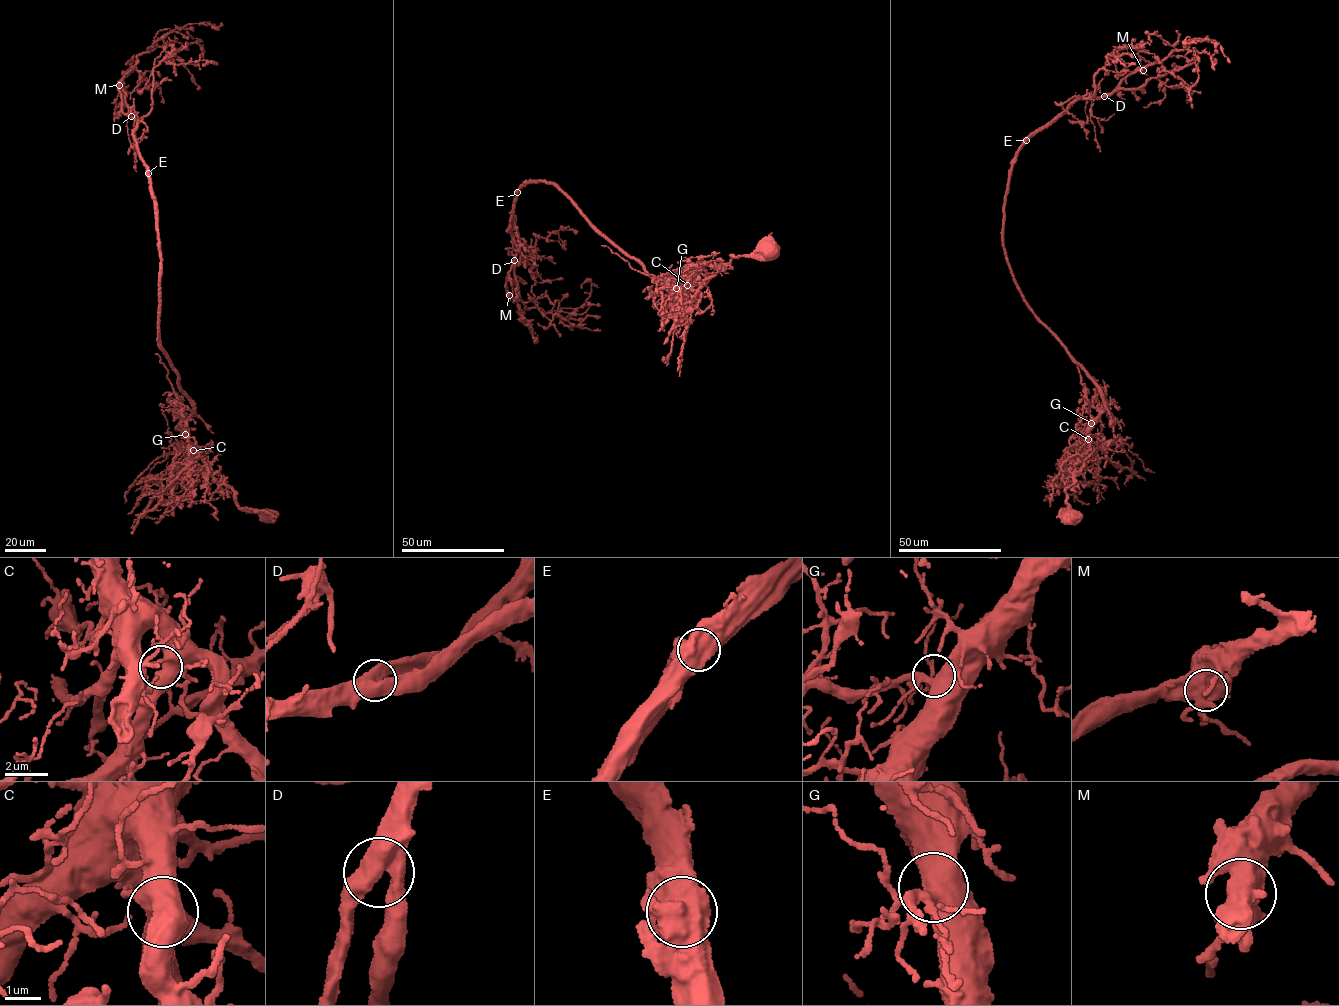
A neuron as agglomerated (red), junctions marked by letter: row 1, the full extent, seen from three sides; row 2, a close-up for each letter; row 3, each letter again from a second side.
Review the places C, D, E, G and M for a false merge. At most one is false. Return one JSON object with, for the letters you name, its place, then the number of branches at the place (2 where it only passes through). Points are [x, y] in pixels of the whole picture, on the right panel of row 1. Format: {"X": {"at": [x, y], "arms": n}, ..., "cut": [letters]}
{"cut": []}

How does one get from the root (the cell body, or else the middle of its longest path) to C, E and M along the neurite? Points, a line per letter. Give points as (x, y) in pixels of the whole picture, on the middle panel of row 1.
C: (769, 250), (731, 255), (730, 262), (722, 265), (712, 276), (687, 285)
E: (769, 250), (731, 255), (705, 280), (679, 287), (679, 295), (592, 225), (557, 186), (531, 180), (517, 192)
M: (769, 250), (731, 255), (679, 295), (561, 189), (531, 180), (507, 230), (517, 247), (509, 295)

